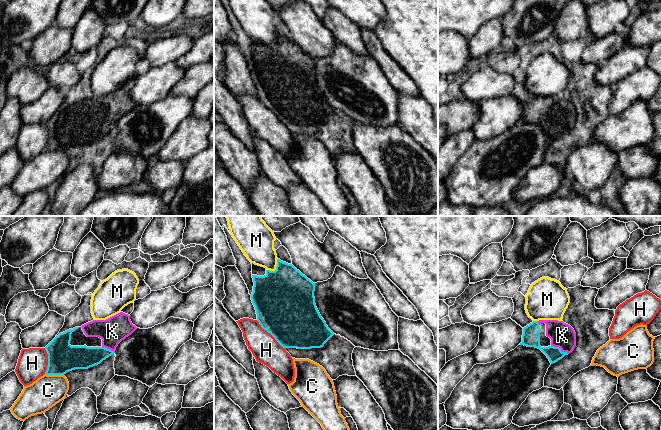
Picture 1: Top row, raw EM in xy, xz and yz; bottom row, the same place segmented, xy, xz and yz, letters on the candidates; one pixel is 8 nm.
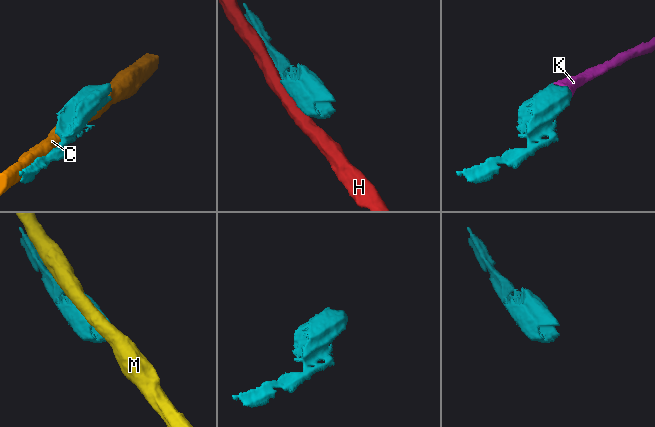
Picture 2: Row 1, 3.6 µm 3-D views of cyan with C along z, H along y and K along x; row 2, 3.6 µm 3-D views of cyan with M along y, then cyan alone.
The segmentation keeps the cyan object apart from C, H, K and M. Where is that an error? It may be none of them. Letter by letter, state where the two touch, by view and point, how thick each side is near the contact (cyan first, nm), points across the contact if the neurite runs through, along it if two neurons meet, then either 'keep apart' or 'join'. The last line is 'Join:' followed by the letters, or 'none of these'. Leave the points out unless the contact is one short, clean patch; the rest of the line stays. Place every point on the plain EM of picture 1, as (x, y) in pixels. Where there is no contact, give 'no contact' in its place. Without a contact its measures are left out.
C: contact xy (54, 150); calibres 240 and 260 nm; keep apart
H: contact xz (270, 109); calibres 480 and 220 nm; keep apart
K: contact yz (560, 125); calibres 140 and 200 nm; join
M: contact xz (276, 44); calibres 480 and 260 nm; keep apart
Join: K

